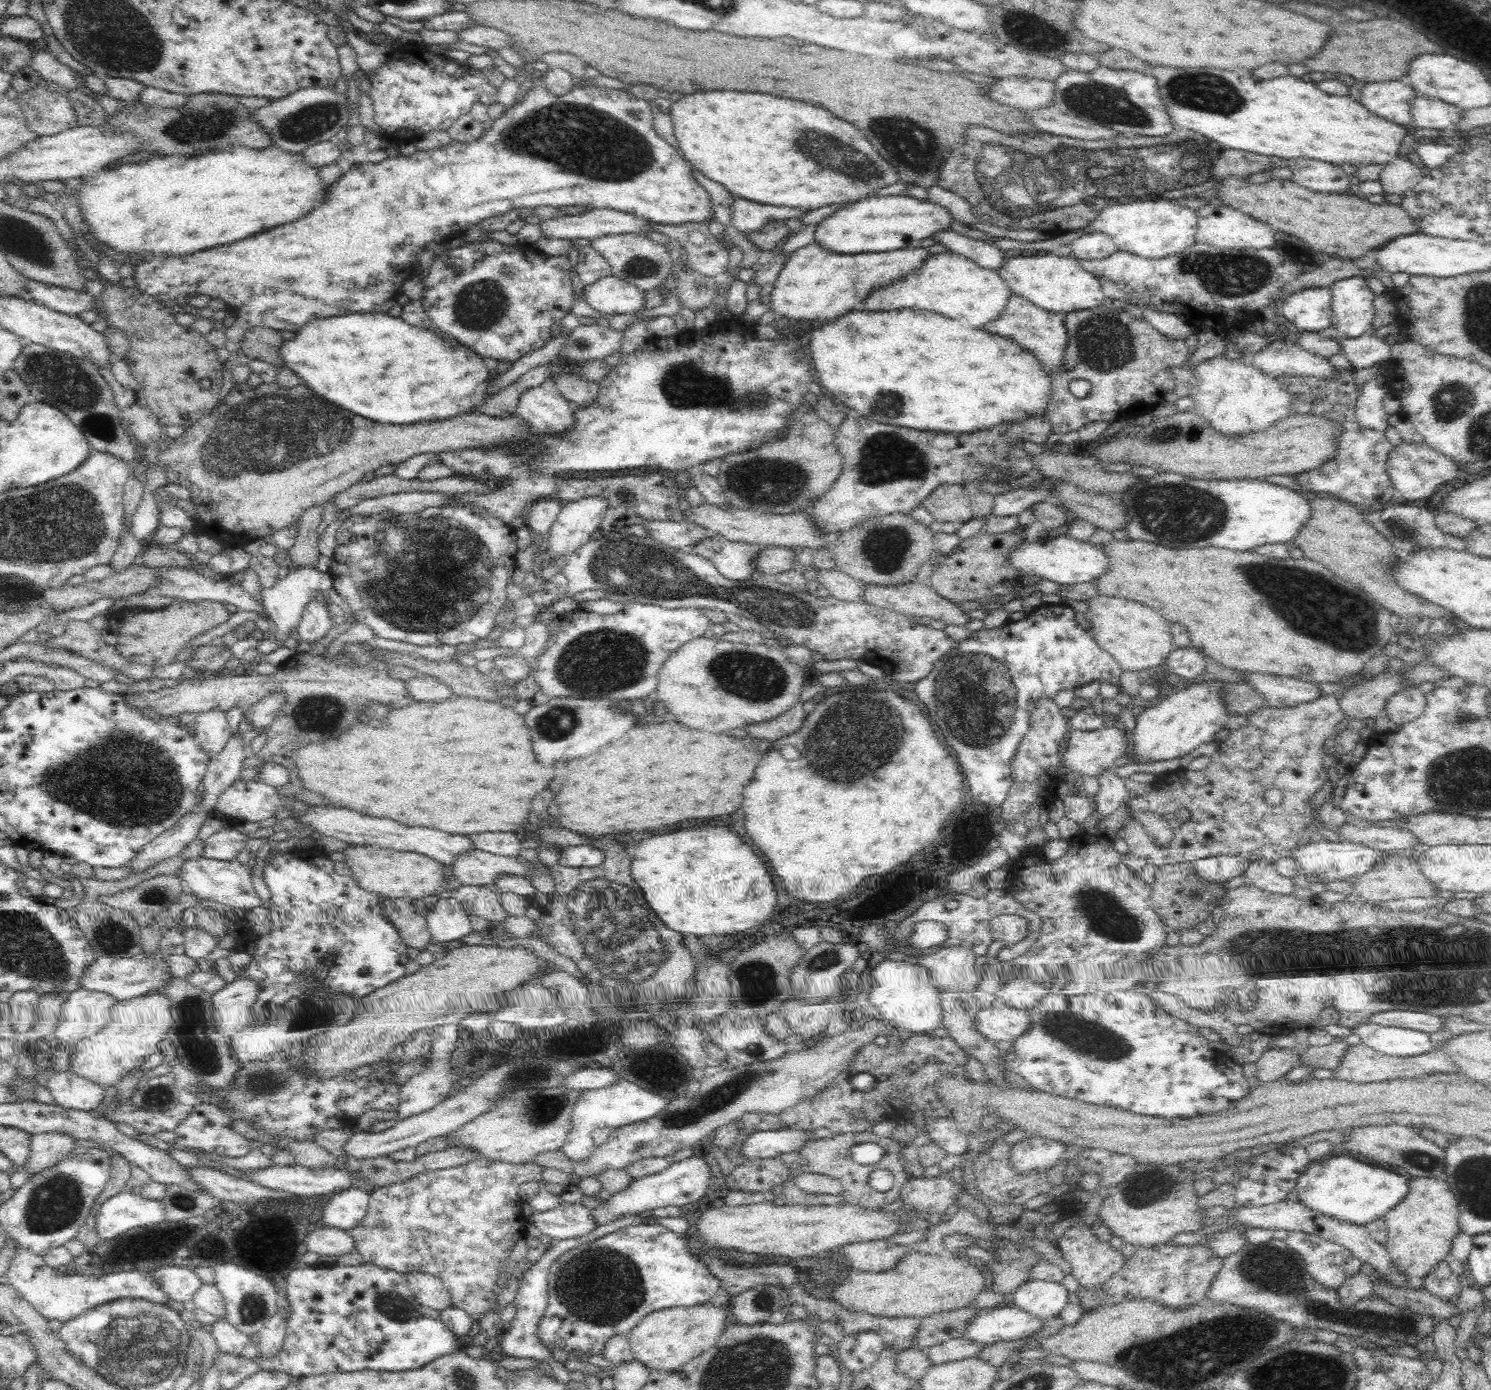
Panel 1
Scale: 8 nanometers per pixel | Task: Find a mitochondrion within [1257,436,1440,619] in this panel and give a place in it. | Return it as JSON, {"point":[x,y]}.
{"point":[1400,525]}

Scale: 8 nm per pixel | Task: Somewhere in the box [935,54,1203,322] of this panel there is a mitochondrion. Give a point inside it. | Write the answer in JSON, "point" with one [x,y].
{"point":[1099,101]}

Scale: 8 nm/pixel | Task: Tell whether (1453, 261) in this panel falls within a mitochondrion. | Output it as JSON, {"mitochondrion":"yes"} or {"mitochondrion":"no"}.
{"mitochondrion":"no"}

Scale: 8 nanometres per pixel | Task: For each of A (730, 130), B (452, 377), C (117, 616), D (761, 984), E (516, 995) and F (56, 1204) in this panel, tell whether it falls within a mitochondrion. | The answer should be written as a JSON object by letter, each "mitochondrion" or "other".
{"A":"other","B":"other","C":"other","D":"mitochondrion","E":"other","F":"mitochondrion"}

